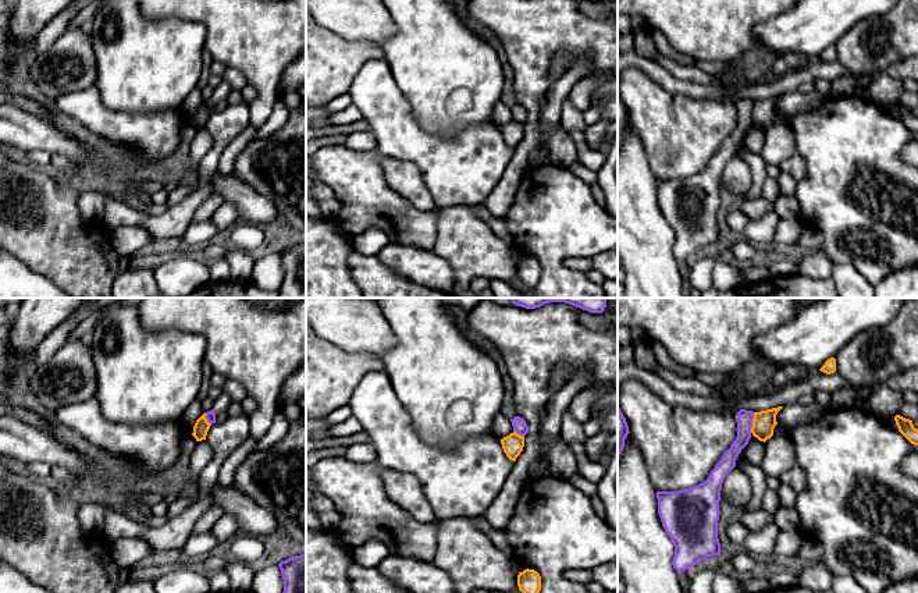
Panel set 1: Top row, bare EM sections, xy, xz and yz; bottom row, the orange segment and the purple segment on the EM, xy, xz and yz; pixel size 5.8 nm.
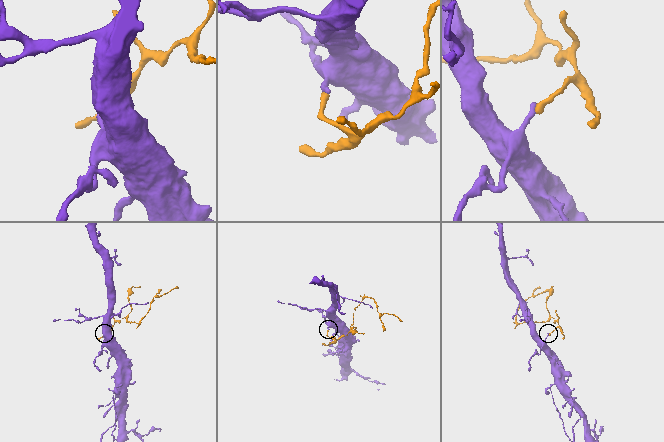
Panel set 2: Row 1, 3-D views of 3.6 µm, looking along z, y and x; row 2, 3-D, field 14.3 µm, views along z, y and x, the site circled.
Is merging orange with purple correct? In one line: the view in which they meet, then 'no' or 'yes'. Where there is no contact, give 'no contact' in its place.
yz | no

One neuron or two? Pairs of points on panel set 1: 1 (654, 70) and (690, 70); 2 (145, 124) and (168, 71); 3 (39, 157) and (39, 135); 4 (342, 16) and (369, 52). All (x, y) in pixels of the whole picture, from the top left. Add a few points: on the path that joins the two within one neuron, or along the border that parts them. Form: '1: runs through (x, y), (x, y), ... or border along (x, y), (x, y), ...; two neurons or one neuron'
1: border along (654, 59), (673, 75), (697, 82); two neurons
2: border along (180, 106), (148, 113), (117, 112); two neurons
3: border along (27, 152), (47, 151), (52, 153); two neurons
4: border along (330, 31), (351, 41), (373, 42), (380, 48); two neurons

